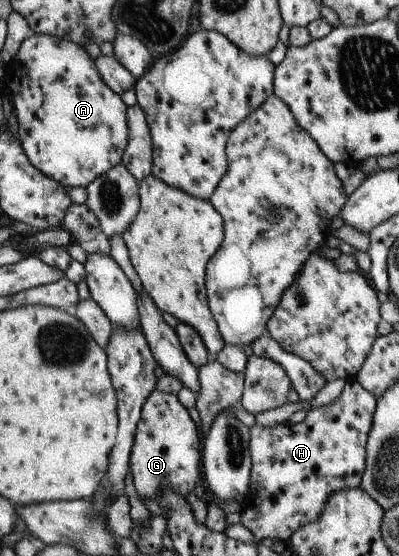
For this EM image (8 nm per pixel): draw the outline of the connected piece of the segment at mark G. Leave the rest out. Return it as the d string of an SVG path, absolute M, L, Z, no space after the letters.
M156 388L151 390L142 405L129 454L132 482L140 500L145 497L155 500L155 496L164 489L186 496L195 484L202 481L201 445L198 426L190 419L176 395Z

